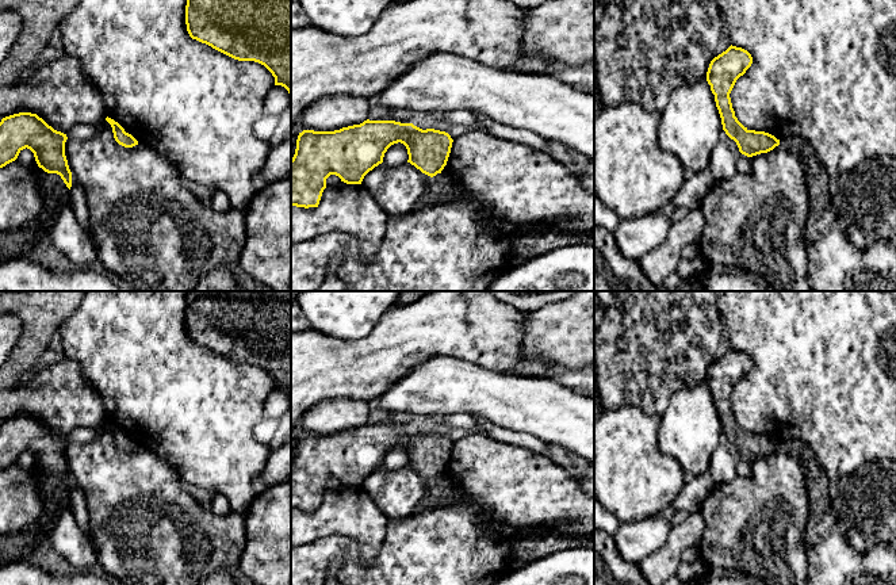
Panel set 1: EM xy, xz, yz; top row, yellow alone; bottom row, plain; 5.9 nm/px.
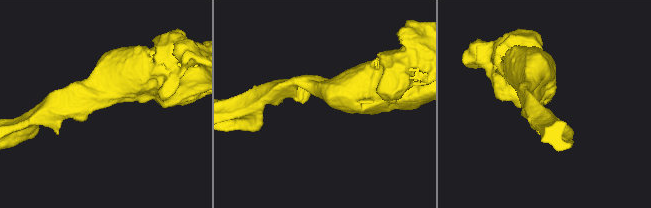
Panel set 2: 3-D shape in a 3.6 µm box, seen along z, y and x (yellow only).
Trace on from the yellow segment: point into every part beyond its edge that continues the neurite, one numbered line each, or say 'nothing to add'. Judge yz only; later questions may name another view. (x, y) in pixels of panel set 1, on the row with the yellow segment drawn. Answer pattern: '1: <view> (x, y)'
nothing to add

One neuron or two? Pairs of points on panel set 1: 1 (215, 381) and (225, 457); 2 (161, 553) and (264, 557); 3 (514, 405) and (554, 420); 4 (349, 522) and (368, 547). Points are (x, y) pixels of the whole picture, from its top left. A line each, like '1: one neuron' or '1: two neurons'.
1: one neuron
2: two neurons
3: one neuron
4: one neuron

